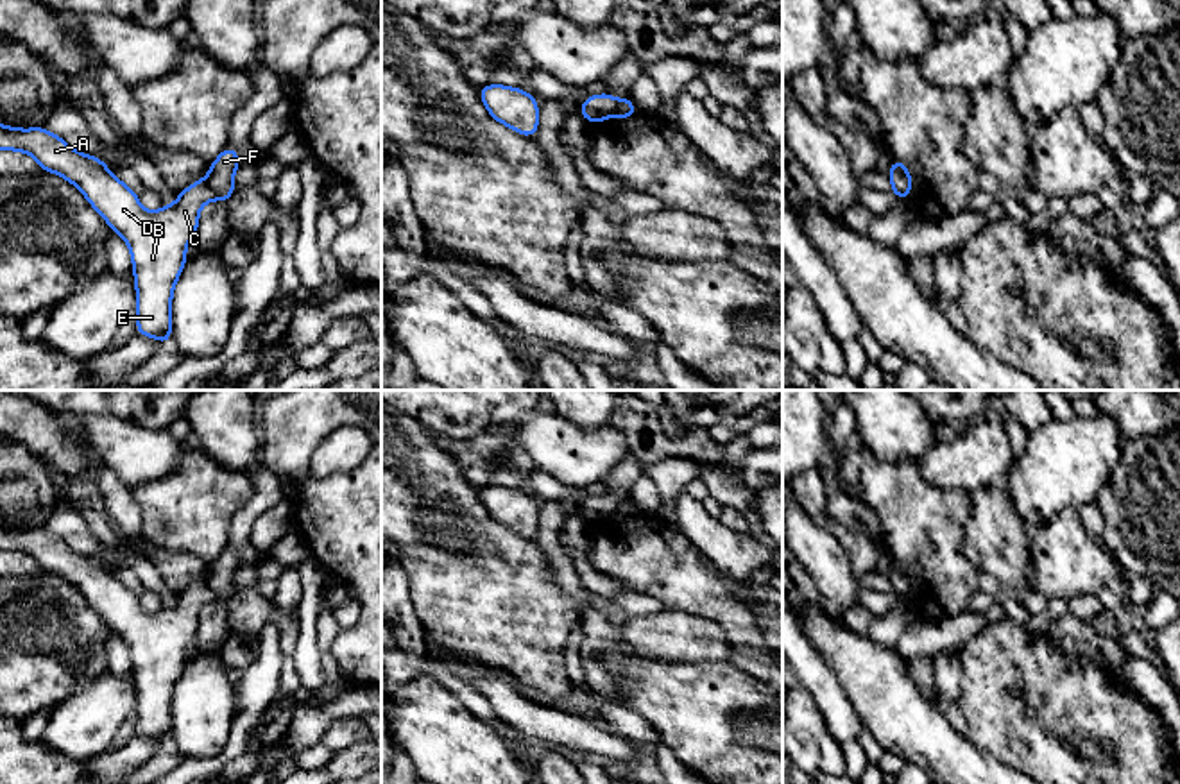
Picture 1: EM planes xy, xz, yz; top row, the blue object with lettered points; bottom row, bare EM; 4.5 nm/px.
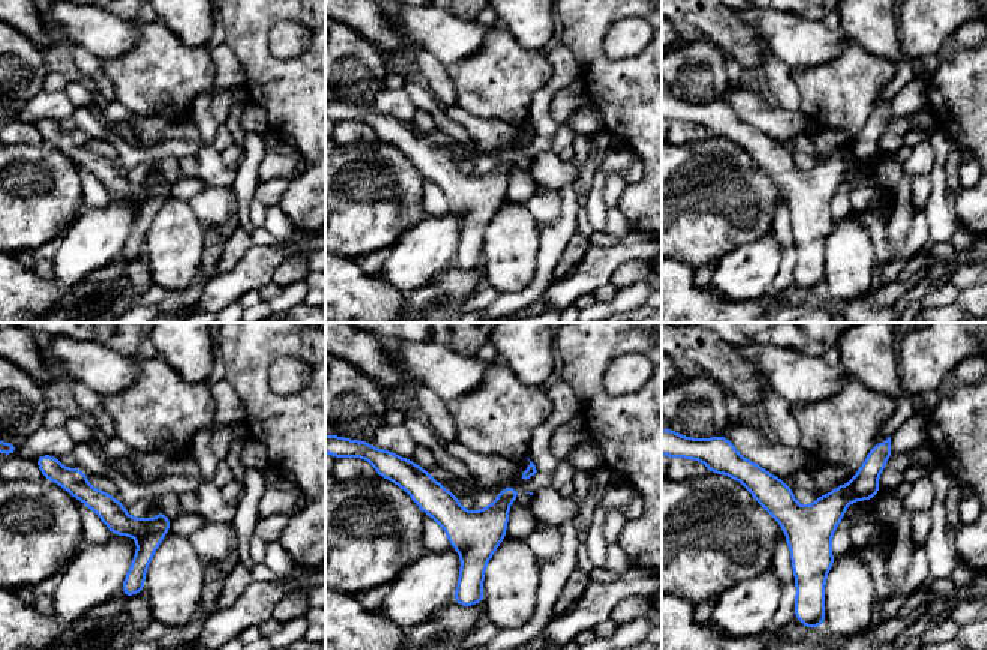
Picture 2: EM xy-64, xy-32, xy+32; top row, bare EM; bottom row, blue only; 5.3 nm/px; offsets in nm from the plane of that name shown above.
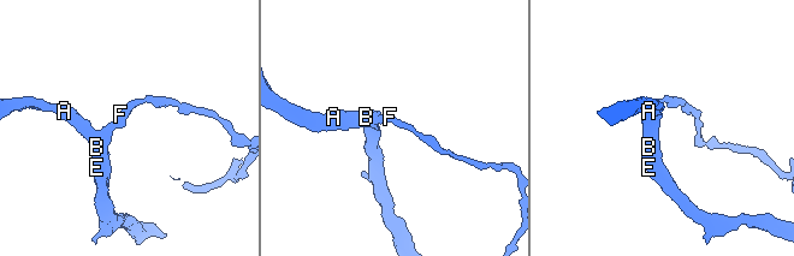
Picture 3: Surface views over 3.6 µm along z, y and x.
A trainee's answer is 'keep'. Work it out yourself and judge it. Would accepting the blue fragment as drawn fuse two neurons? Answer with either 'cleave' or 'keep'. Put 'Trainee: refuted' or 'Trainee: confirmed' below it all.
cleave
Trainee: refuted

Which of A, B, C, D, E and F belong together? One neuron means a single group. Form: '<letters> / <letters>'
A B C D E / F

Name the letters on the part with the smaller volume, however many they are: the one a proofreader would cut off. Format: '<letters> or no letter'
F

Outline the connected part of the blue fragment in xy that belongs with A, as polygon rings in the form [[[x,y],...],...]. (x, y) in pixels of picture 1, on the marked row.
[[[0,125],[0,150],[30,154],[41,170],[70,181],[125,240],[136,285],[136,333],[170,345],[172,292],[186,265],[186,247],[197,233],[199,211],[217,199],[206,179],[184,188],[174,204],[145,211],[138,195],[102,159],[73,150],[43,125]]]

